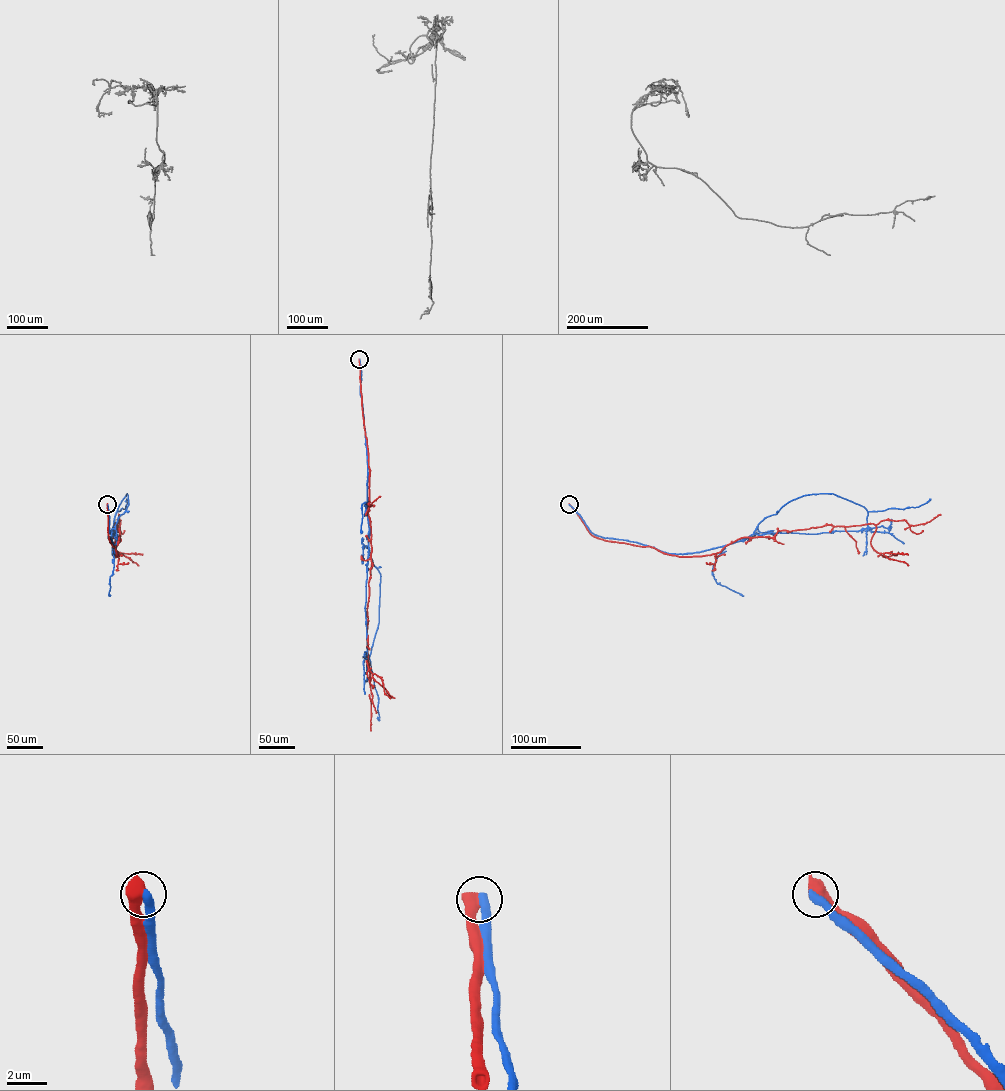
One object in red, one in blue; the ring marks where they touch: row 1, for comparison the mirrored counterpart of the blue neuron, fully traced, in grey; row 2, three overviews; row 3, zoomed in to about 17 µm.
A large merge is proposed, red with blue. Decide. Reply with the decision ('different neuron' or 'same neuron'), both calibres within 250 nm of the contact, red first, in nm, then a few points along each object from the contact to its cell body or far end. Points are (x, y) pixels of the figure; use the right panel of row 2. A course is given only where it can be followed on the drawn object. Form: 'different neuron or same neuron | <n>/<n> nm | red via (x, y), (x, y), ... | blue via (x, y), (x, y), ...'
different neuron | 700/460 nm | red via (569, 504), (594, 536), (679, 556), (778, 531), (872, 523), (871, 546), (908, 566) | blue via (569, 504), (597, 535), (687, 554), (754, 534), (863, 530), (868, 527), (868, 511), (918, 507), (930, 499)

